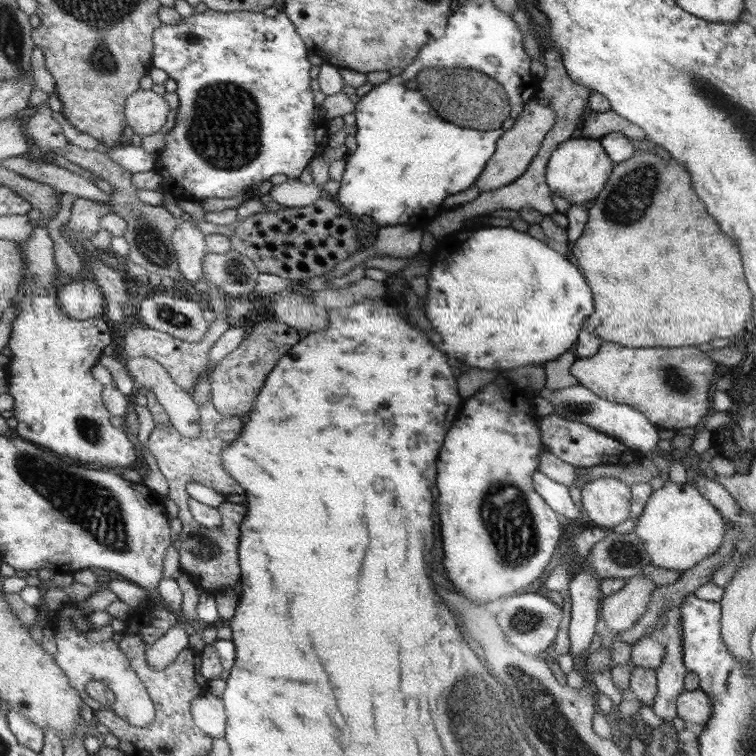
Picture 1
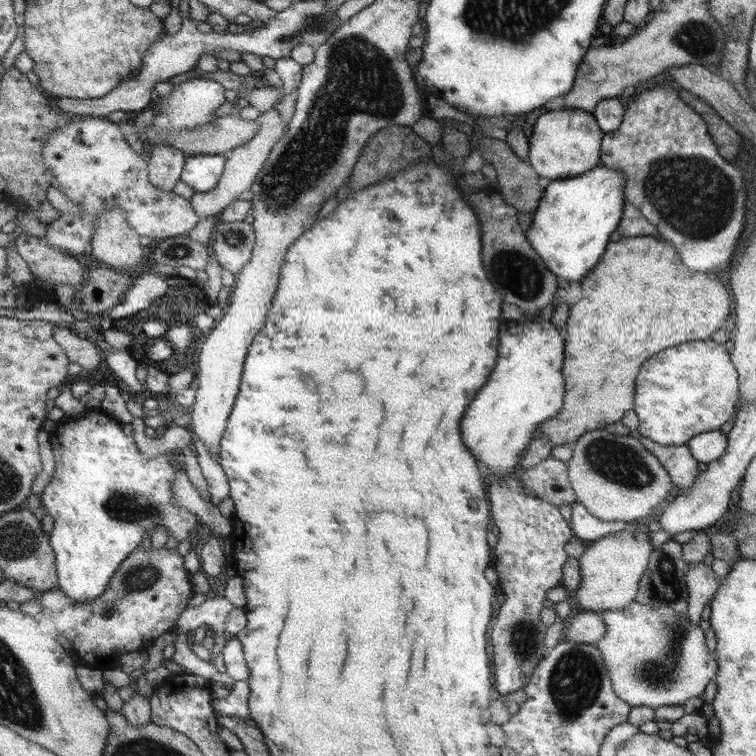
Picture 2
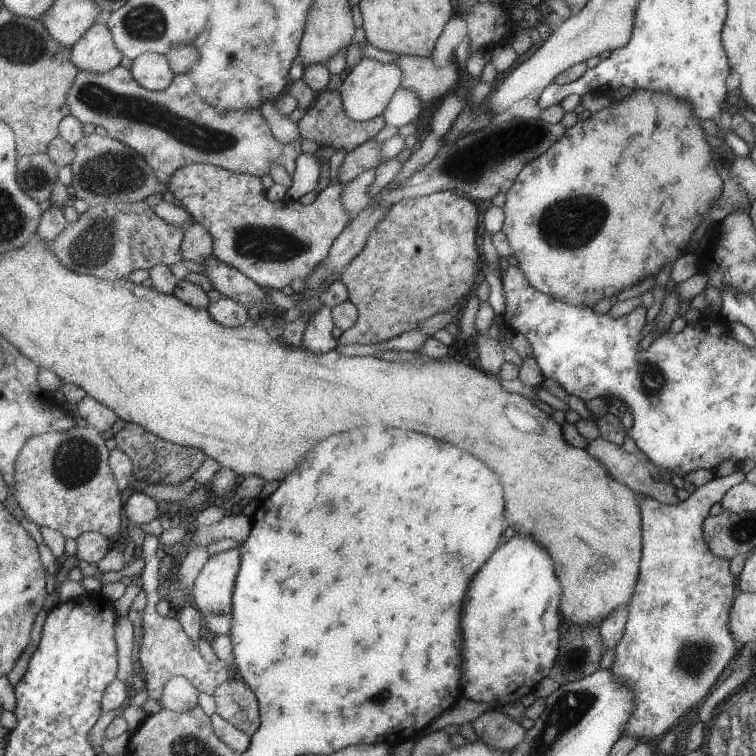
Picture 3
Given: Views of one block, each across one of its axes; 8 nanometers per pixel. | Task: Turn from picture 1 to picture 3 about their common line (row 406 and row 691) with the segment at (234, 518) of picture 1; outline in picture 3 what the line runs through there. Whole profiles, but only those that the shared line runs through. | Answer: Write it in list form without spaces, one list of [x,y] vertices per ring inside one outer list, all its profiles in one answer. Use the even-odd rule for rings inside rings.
[[[145,535],[142,542],[142,555],[145,559],[145,567],[138,579],[143,590],[146,590],[147,604],[143,610],[143,629],[144,639],[139,646],[138,657],[143,667],[144,680],[146,682],[146,695],[150,699],[159,700],[162,696],[164,685],[172,678],[178,675],[185,676],[199,690],[213,695],[217,686],[223,682],[228,682],[234,678],[237,664],[216,659],[213,662],[207,662],[198,651],[198,645],[186,634],[182,623],[174,618],[162,617],[156,611],[158,604],[157,588],[160,584],[158,568],[161,558],[156,555],[160,544],[160,538],[154,535]]]

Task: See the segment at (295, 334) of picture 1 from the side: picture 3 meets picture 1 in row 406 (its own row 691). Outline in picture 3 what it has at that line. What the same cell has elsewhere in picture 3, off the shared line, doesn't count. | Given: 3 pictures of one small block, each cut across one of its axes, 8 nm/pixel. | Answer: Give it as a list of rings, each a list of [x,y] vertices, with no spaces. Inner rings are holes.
[[[237,675],[216,687],[216,713],[232,726],[252,736],[261,723],[259,702],[254,691]]]

